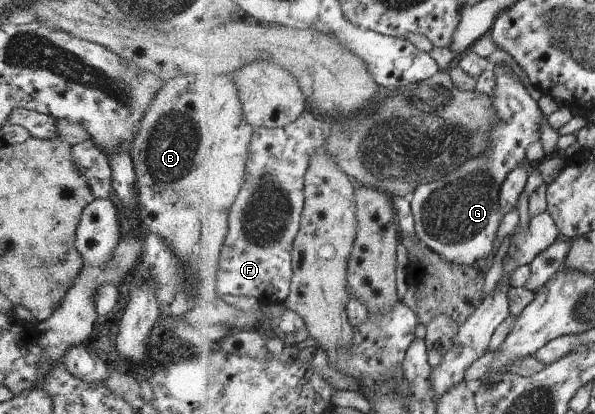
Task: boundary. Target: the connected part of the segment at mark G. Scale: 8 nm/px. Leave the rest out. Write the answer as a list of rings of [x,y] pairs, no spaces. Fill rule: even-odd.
[[[505,63],[490,66],[490,68],[494,69],[497,76],[498,84],[493,97],[494,106],[500,115],[500,122],[492,129],[492,144],[487,151],[467,160],[449,175],[440,180],[420,185],[409,199],[412,217],[415,221],[415,231],[420,241],[447,261],[475,267],[485,259],[493,257],[498,231],[503,221],[500,206],[501,186],[517,166],[524,164],[525,153],[527,153],[529,145],[537,143],[541,139],[541,128],[545,121],[545,116],[537,100],[533,99],[527,93],[523,83],[506,69]]]

